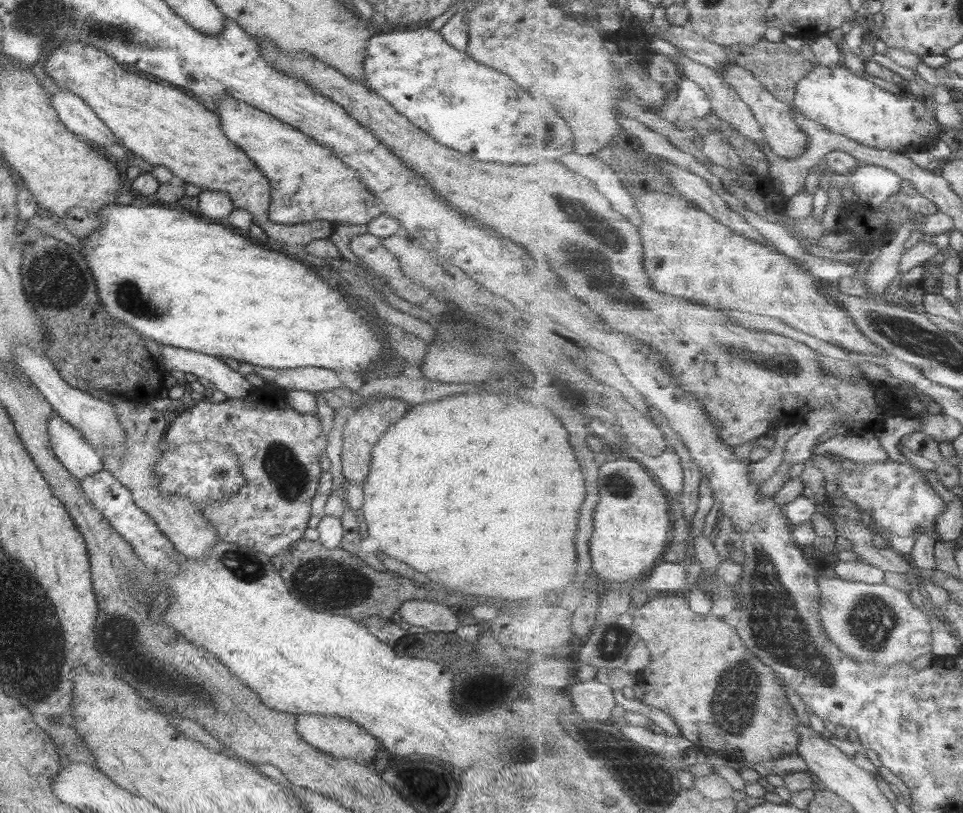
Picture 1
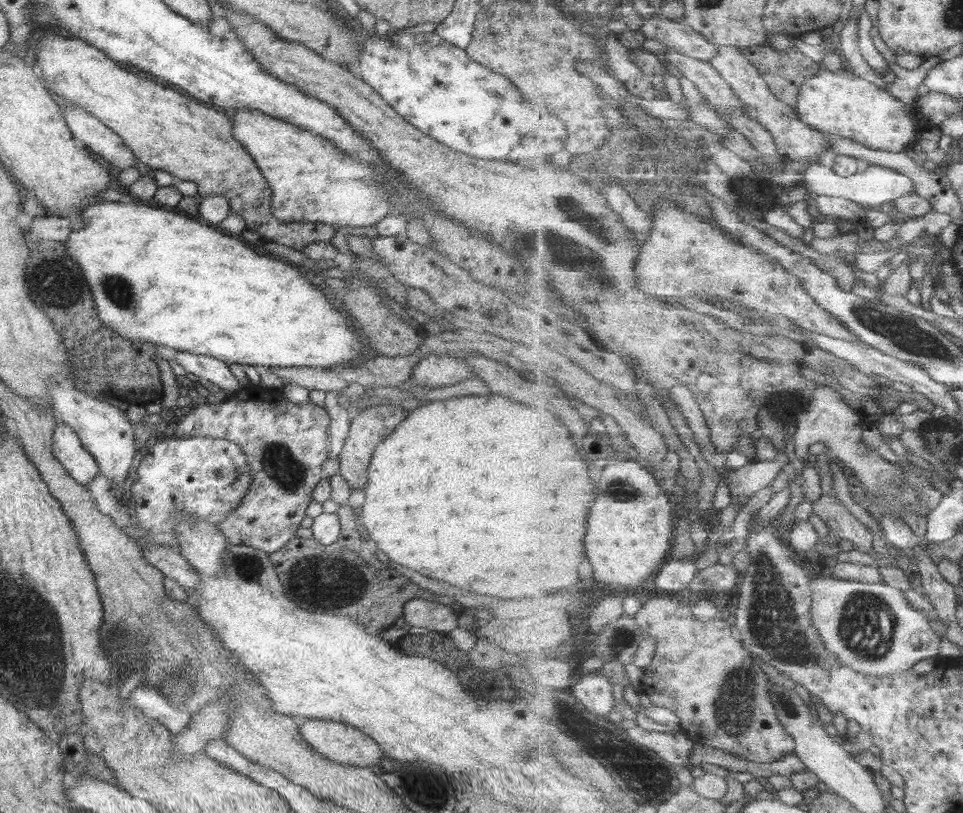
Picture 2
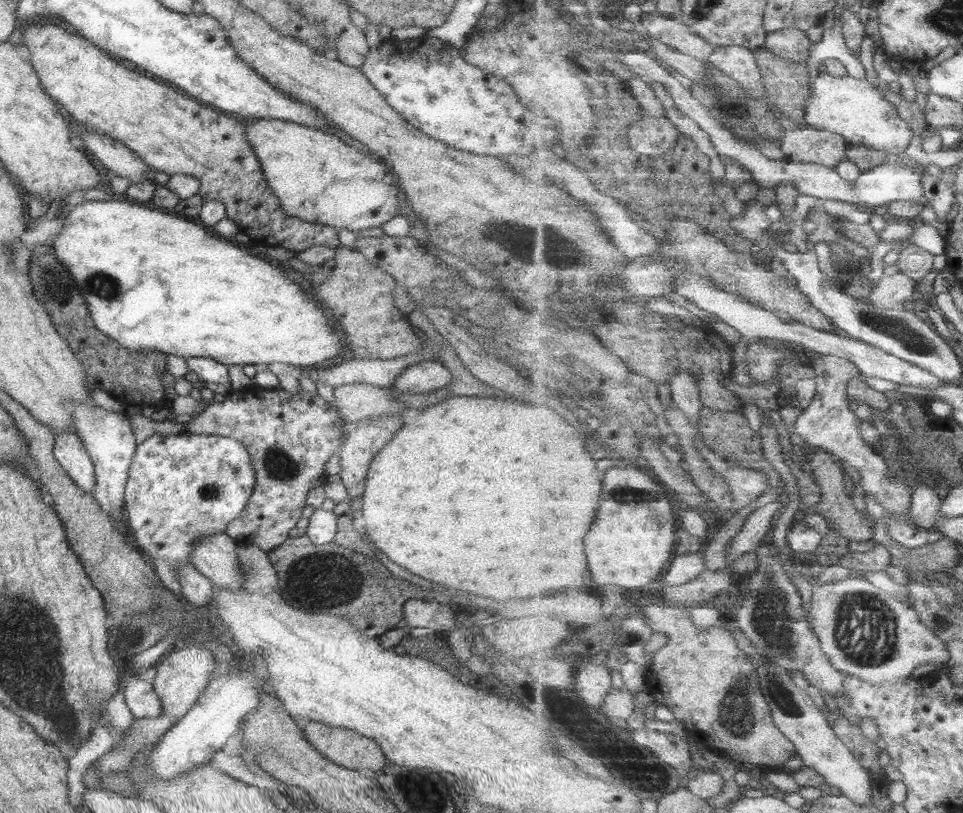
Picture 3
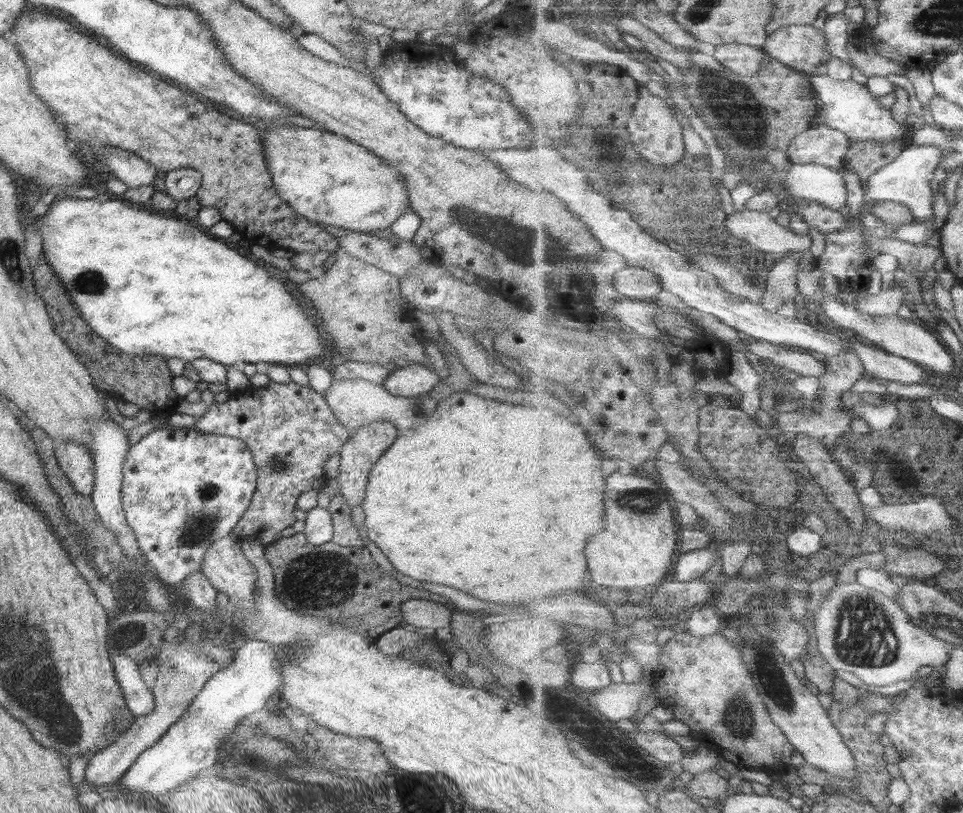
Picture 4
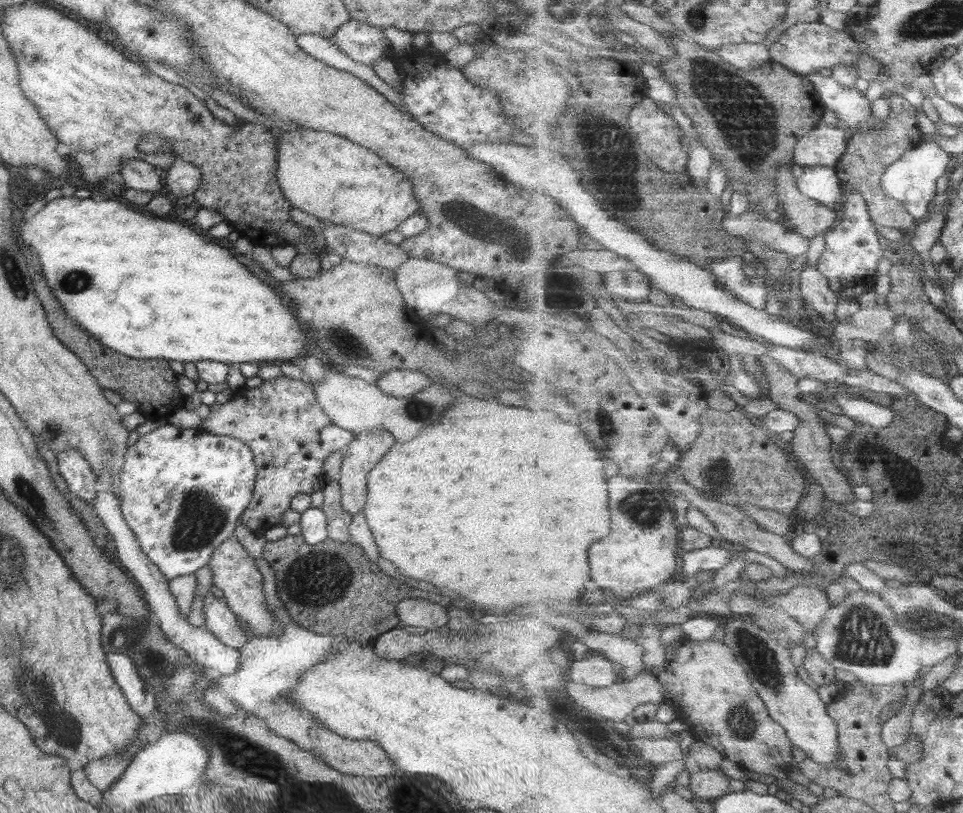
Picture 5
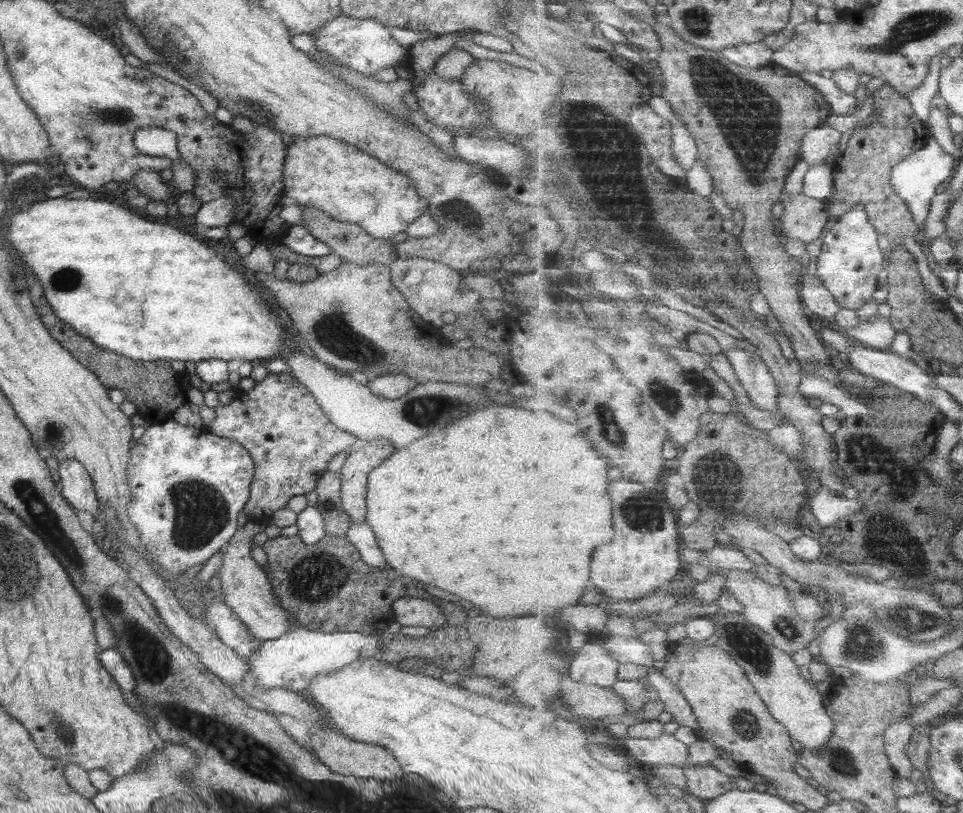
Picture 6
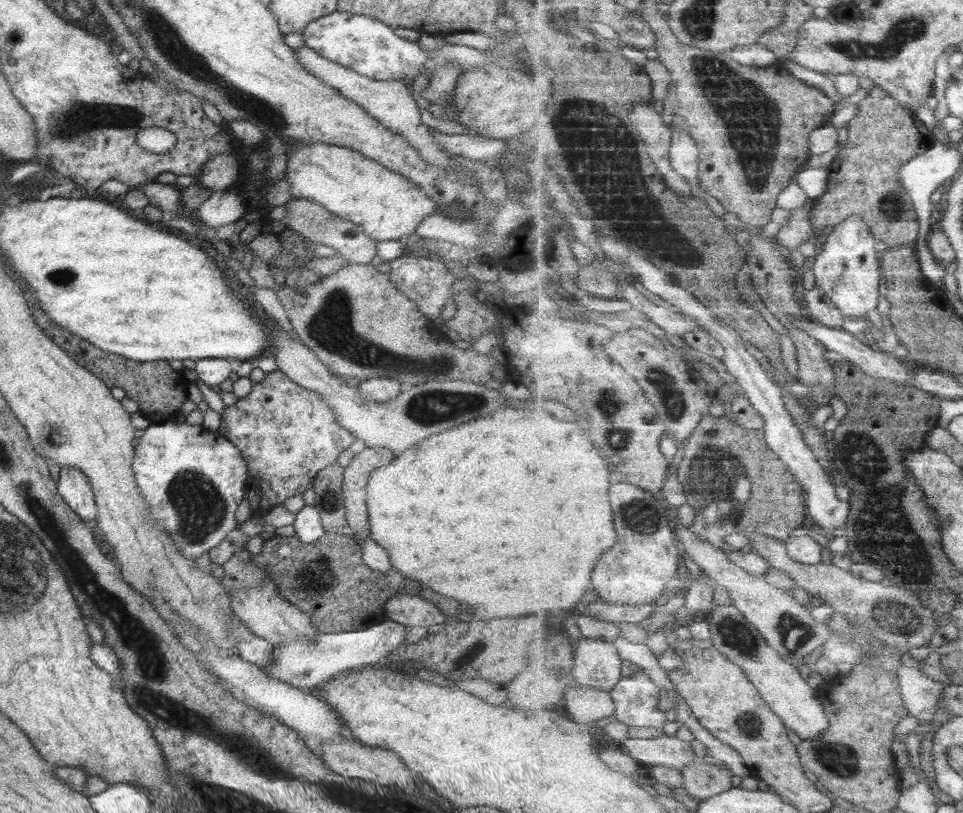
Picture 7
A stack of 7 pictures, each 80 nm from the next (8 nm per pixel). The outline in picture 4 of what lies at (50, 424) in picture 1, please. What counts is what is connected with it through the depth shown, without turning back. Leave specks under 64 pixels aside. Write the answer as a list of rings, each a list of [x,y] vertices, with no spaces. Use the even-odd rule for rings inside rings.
[[[67,441],[54,449],[54,455],[75,492],[90,496],[94,480],[94,464],[90,453],[81,445]]]

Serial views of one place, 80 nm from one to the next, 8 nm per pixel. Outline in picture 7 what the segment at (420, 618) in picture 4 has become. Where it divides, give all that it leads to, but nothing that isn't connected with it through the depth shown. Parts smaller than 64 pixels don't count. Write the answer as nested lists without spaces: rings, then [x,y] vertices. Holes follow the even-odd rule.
[[[397,592],[383,602],[382,611],[385,618],[403,626],[424,626],[441,624],[445,615],[414,592]]]

